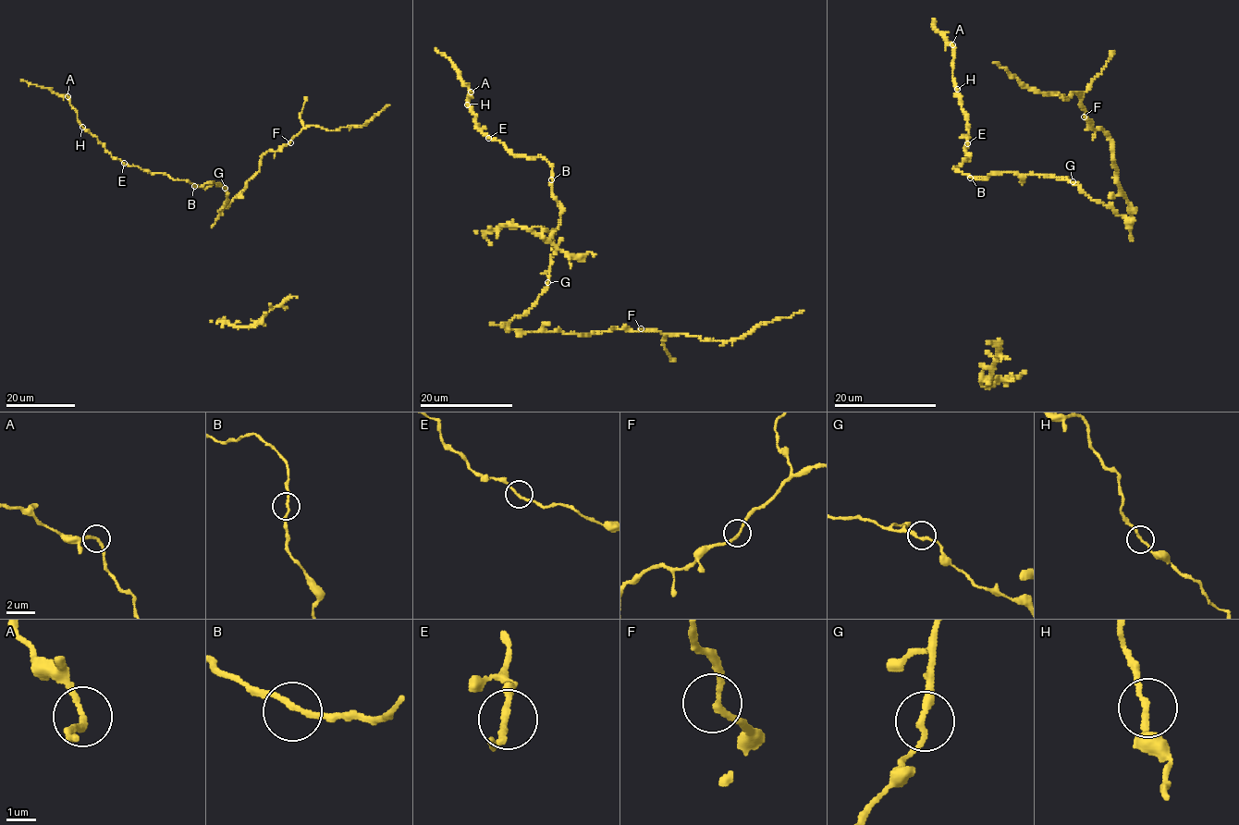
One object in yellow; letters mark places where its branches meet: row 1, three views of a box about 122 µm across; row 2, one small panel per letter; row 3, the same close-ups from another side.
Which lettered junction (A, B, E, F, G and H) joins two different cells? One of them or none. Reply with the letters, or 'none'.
none

